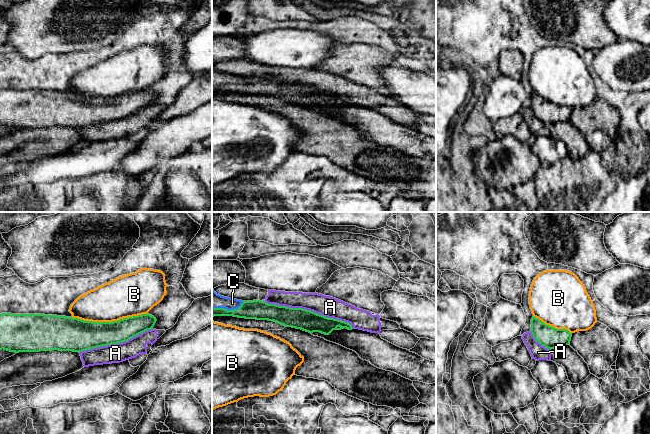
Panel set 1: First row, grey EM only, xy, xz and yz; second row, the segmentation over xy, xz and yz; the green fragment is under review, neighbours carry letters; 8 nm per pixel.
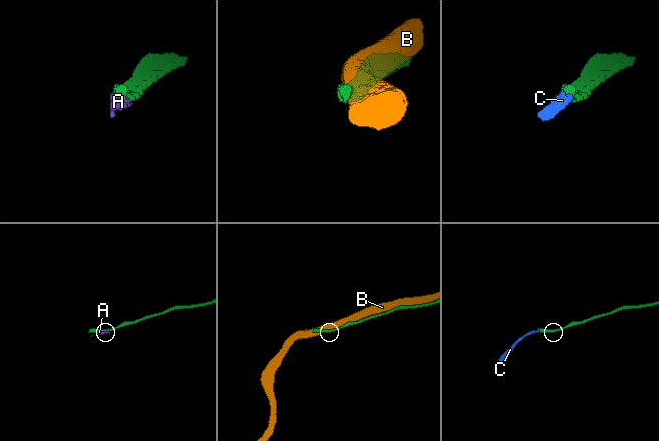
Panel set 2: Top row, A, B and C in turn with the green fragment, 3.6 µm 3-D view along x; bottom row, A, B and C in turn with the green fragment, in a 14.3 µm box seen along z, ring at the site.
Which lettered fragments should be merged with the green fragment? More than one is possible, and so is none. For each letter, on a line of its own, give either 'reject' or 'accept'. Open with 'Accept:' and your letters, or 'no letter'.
Accept: C
A: reject
B: reject
C: accept

